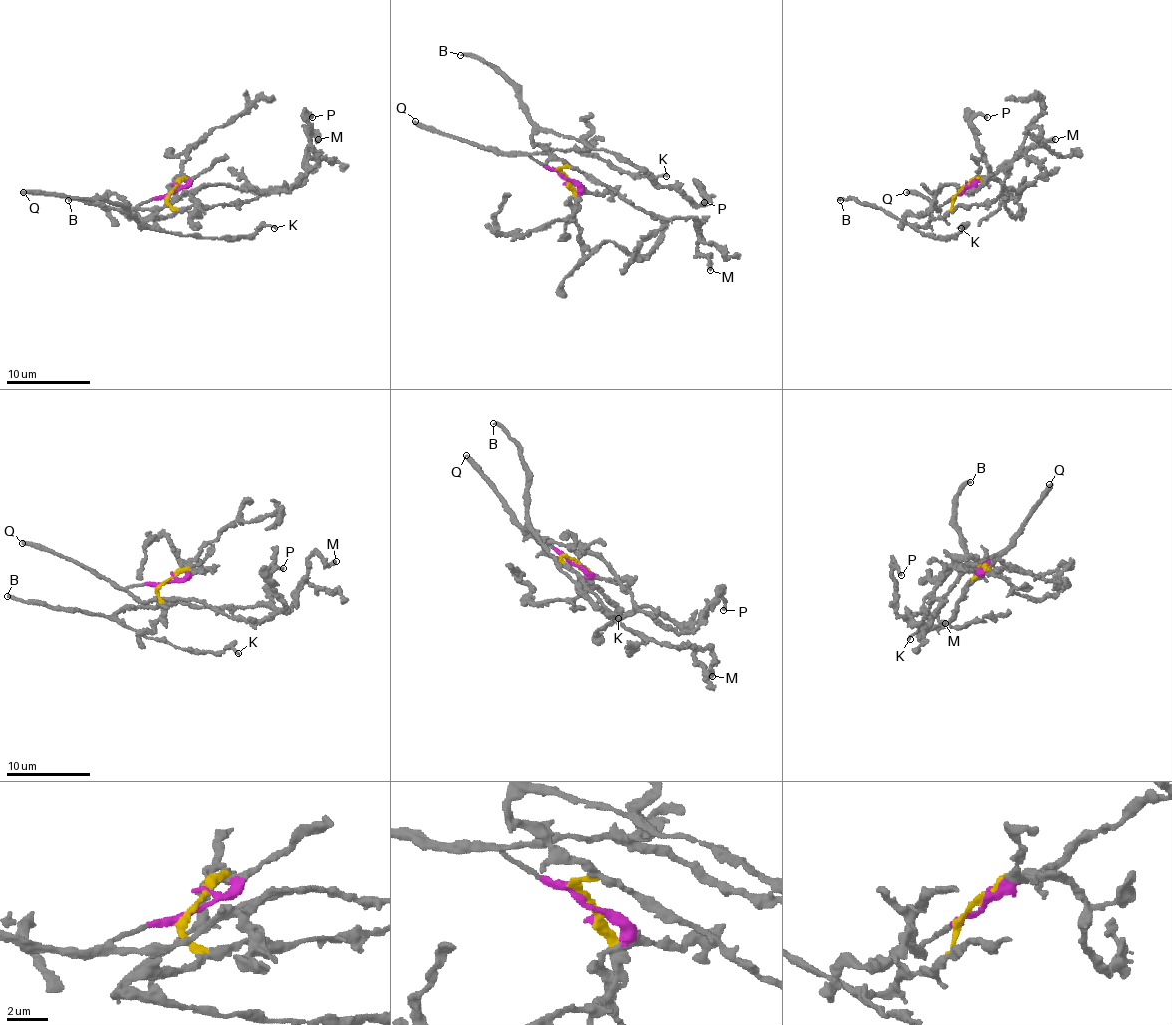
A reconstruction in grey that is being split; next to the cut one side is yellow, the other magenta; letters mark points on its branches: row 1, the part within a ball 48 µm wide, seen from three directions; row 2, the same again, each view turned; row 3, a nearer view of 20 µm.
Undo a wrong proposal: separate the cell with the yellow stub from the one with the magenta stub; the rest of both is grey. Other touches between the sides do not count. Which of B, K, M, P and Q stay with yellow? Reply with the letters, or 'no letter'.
B, K, M

